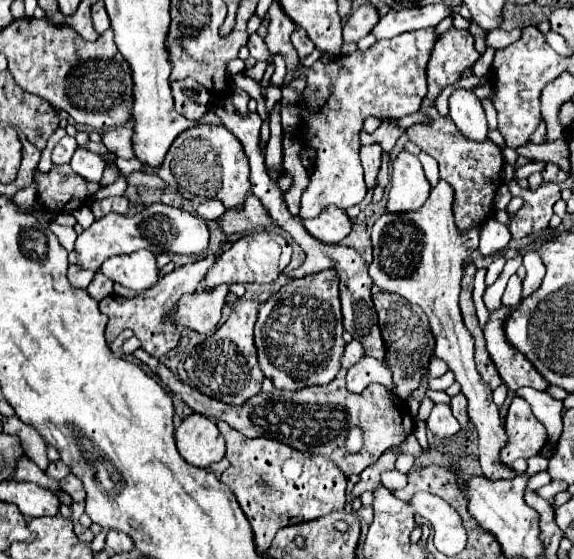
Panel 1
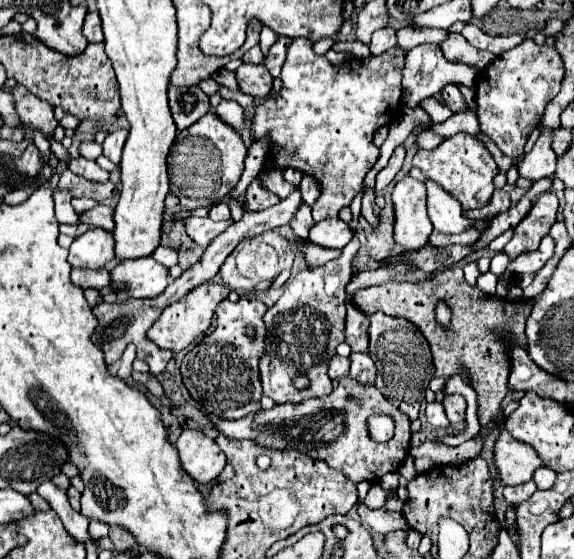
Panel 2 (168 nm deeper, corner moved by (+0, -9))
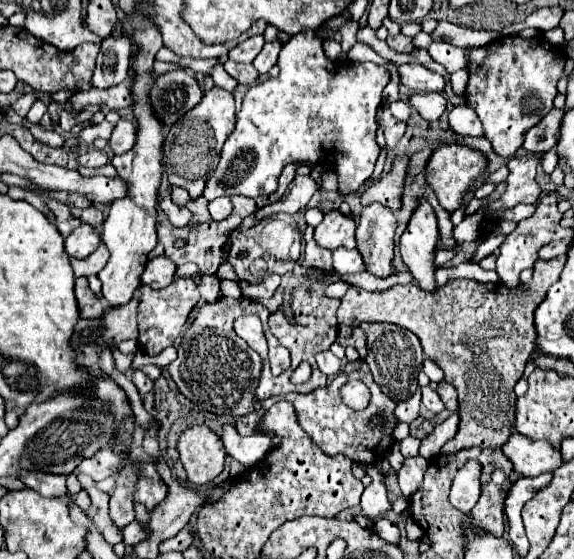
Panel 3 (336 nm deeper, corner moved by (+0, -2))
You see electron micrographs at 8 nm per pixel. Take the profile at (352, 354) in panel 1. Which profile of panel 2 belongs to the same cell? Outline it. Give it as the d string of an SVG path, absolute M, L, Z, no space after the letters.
M339 355L331 357L327 375L329 375L331 379L339 379L339 377L343 377L343 375L347 375L347 373L349 373L349 359L347 359L347 357L339 357Z

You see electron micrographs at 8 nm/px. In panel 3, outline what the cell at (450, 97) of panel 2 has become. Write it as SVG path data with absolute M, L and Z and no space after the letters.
M403 64L403 66L399 66L399 76L401 76L401 84L411 88L411 90L445 94L447 80L443 76L427 70L421 64Z

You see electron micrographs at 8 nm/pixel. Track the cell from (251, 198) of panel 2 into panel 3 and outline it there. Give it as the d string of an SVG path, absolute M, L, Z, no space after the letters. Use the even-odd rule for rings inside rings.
M291 163L286 165L279 177L278 190L273 192L271 196L267 196L267 198L233 196L233 198L231 198L231 202L233 202L233 212L231 212L229 218L225 218L225 220L221 220L221 222L199 224L199 226L187 226L187 228L175 228L171 222L161 222L161 224L157 226L157 234L159 234L157 238L159 238L159 242L165 246L165 254L167 254L177 266L187 264L187 262L195 262L195 264L199 266L199 272L201 272L201 274L215 274L217 268L219 268L219 264L221 264L221 250L223 250L223 246L225 246L229 234L241 224L241 220L243 220L245 216L255 214L259 208L263 208L263 206L267 206L267 204L279 200L279 198L281 198L281 196L288 190L289 184L291 184L295 178L296 170L301 164L302 163ZM177 240L183 240L185 246L183 246L183 248L177 248L177 246L175 246Z

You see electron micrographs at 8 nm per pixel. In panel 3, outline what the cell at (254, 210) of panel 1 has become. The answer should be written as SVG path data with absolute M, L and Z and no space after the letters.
M169 194L161 200L161 204L159 204L159 206L163 208L163 212L167 214L167 218L171 220L171 224L173 224L173 226L177 226L177 228L191 226L191 222L193 222L191 212L189 212L185 206L177 206L177 204L173 204Z

